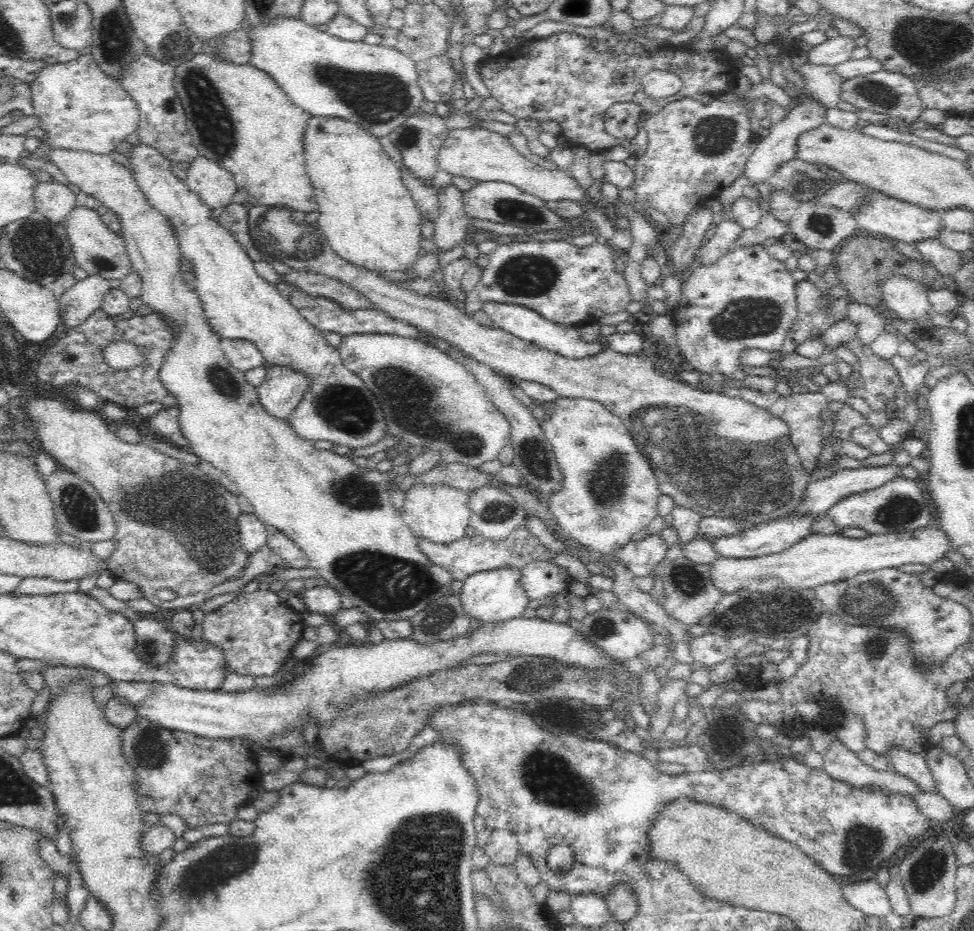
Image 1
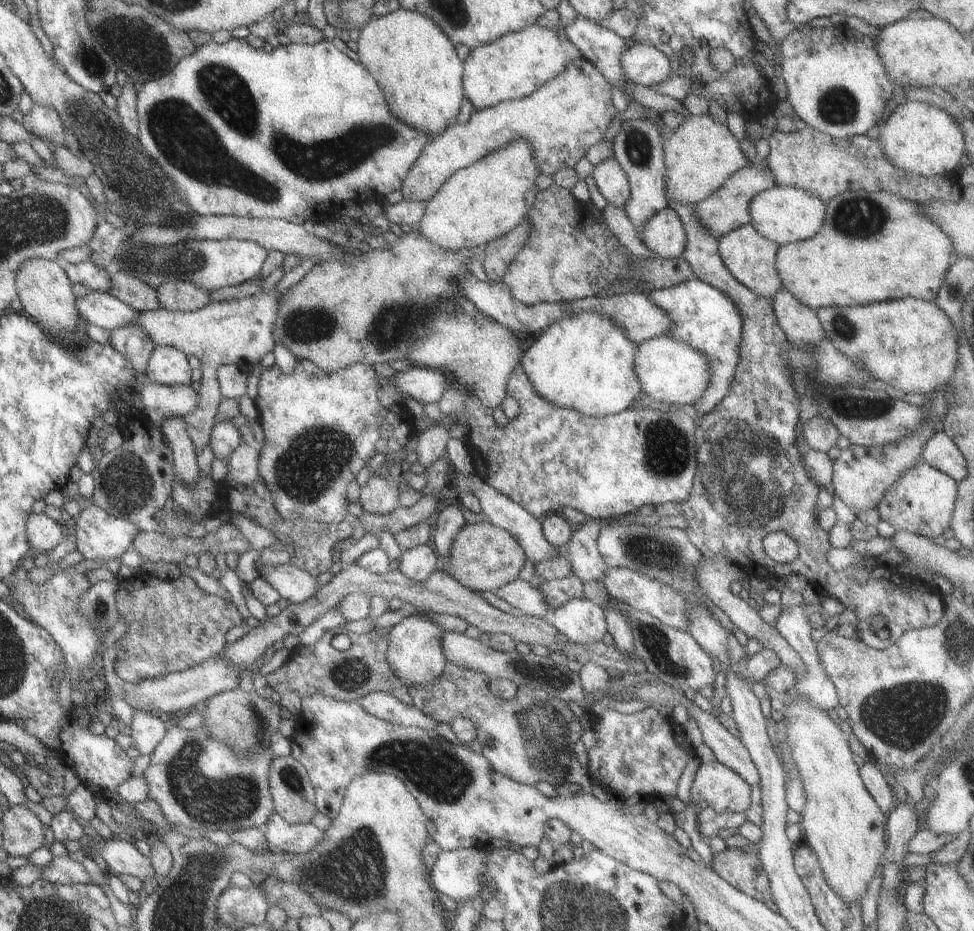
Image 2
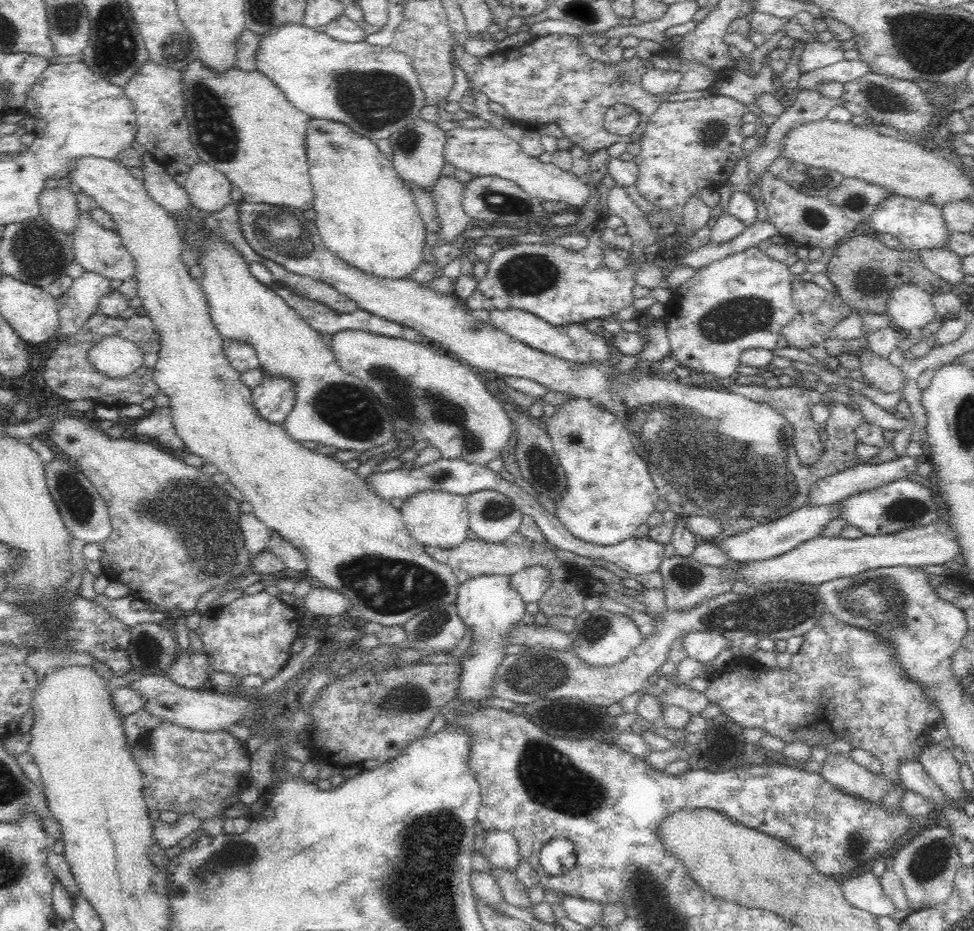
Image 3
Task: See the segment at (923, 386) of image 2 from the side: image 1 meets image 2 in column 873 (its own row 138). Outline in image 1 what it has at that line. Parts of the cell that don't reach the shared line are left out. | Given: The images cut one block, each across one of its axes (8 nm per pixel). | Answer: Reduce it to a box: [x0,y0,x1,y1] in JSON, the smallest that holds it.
[304,116,421,270]

